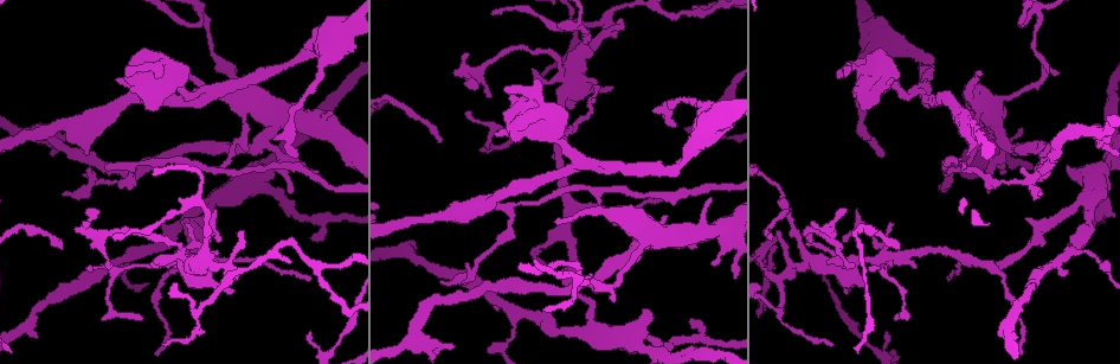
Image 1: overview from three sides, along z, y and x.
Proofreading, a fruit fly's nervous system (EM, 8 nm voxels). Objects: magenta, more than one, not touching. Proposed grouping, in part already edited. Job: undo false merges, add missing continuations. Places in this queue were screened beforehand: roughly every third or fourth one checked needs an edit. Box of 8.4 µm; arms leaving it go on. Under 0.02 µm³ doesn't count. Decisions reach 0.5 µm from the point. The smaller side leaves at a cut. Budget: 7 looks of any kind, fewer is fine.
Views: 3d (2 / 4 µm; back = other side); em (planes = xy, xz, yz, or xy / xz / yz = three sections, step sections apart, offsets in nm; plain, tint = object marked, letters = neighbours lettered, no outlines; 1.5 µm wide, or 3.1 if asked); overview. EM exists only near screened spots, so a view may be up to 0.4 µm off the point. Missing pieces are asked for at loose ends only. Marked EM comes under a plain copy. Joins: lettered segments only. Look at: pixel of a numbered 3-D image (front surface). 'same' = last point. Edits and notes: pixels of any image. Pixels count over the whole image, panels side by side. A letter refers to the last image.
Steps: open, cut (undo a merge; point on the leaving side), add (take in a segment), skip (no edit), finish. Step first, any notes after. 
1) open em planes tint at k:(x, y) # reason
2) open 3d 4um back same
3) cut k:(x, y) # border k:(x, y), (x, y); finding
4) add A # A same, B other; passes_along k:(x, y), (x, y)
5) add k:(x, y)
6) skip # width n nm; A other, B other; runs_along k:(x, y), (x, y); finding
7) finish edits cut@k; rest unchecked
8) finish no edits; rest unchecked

open em planes letters at 1:(470, 112)

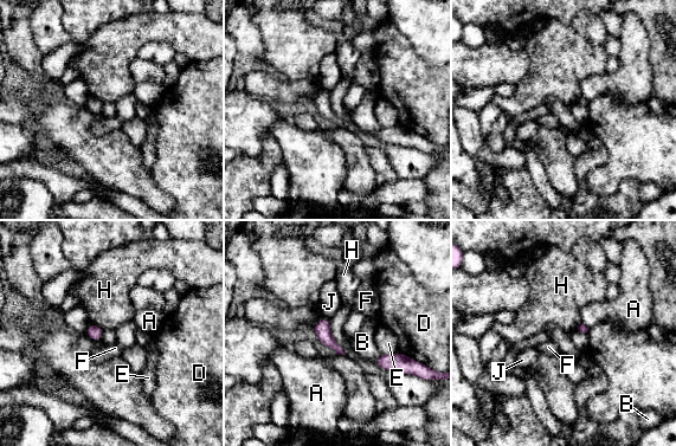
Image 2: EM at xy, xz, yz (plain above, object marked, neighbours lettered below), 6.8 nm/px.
skip # A other, B other, D other, E other, F other, H other, J other; border 2:(323, 317), (328, 318); none of them fits

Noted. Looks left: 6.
open em xy step 8 letters at 1:(897, 317) # free end

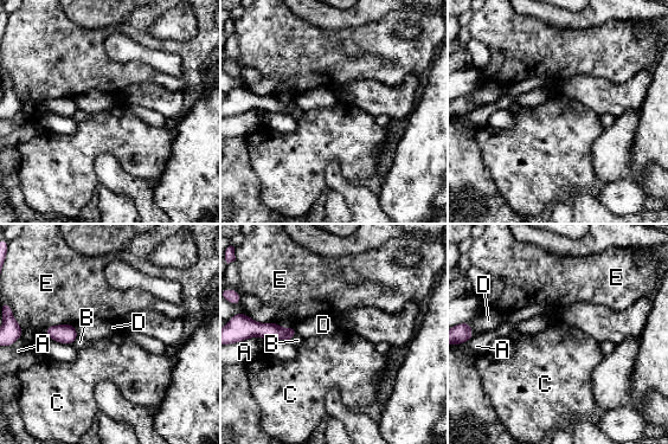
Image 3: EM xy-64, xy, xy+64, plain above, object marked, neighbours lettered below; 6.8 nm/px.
open em planes letters same # cut it another way

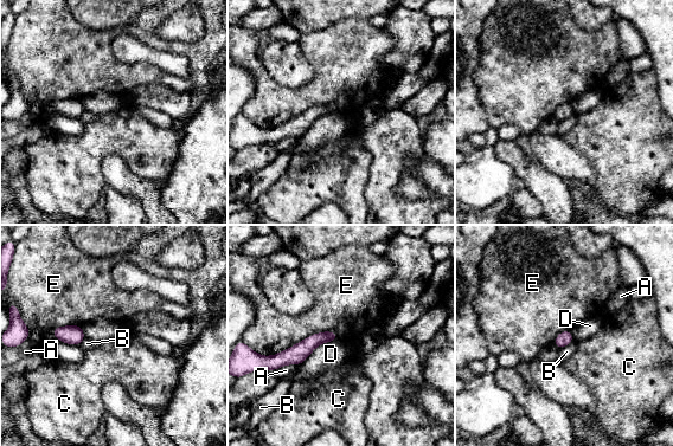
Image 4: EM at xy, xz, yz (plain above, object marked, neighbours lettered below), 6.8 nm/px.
skip # width 70 nm; A other, B other, C other, D other, E other; runs_along 4:(334, 336), (276, 361), (257, 359); no lettered segment goes on from it

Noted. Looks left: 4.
open 3d 4um at 1:(115, 238)

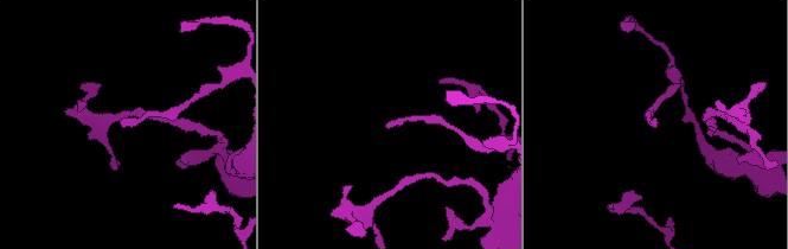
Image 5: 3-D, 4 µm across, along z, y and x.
open em planes letters at 5:(122, 126)

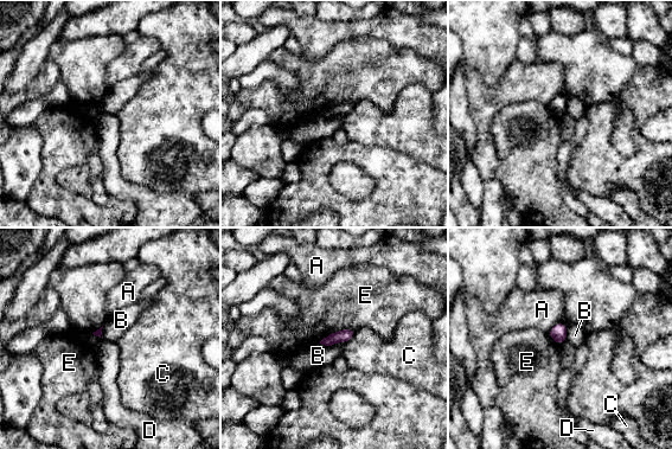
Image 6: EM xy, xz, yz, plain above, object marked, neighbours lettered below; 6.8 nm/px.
skip # A other, B other, C other, D other, E other; border 6:(356, 328), (334, 331), (319, 342); none of them fits

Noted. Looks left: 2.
finish no edits; rest unchecked

